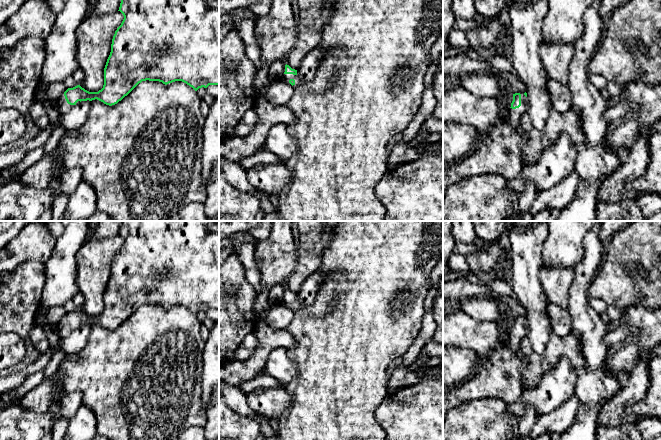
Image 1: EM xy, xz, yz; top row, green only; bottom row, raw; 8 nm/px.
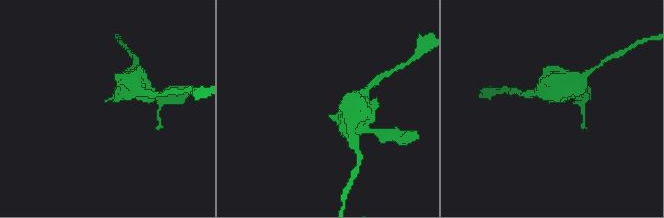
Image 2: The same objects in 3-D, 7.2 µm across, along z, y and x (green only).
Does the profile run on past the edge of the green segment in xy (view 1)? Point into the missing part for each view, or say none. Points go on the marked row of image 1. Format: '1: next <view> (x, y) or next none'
1: next xy (64, 107)

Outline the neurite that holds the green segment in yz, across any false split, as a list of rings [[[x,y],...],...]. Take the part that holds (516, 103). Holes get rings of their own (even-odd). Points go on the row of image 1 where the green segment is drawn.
[[[515,93],[513,94],[513,99],[511,107],[509,109],[509,123],[512,128],[516,128],[520,123],[520,118],[523,113],[527,112],[529,107],[527,93]]]

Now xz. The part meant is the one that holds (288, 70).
[[[285,64],[283,68],[283,75],[281,79],[287,83],[290,83],[294,88],[302,83],[298,77],[297,70],[292,69],[287,64]]]

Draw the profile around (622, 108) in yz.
[[[627,100],[621,101],[618,104],[616,104],[614,107],[606,109],[603,112],[603,120],[608,123],[612,120],[615,120],[617,118],[620,118],[624,115],[626,115],[630,110],[630,104]]]

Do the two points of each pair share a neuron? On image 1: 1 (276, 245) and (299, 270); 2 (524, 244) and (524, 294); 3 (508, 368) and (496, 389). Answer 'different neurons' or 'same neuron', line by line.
1: different neurons
2: same neuron
3: same neuron

